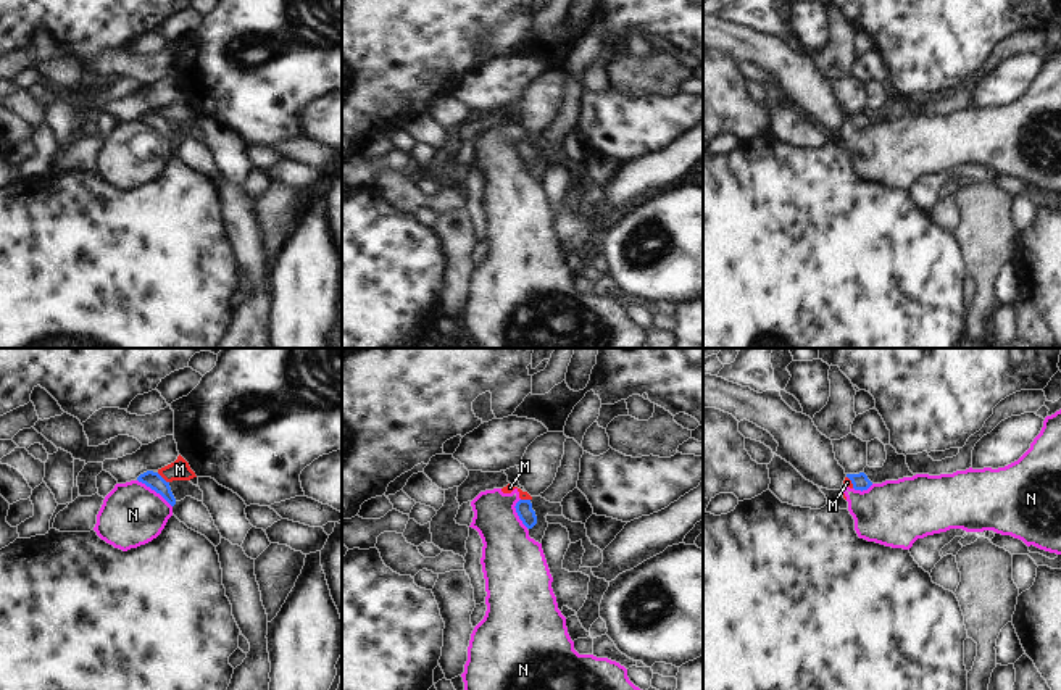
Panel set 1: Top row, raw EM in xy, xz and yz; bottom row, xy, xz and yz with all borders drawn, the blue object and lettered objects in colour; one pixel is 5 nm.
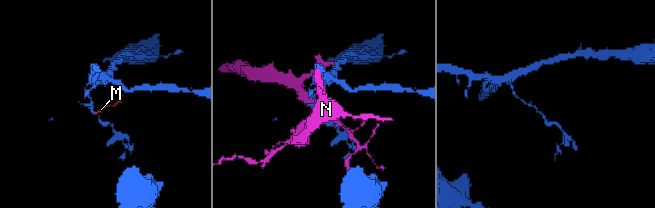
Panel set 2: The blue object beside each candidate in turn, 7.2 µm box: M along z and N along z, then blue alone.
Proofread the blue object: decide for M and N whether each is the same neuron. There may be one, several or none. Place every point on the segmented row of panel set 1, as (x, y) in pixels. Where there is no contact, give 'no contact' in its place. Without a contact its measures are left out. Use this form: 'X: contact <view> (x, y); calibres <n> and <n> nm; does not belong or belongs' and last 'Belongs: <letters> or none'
M: contact xy (162, 478); calibres 80 and 100 nm; does not belong
N: contact xy (155, 490); calibres 80 and 320 nm; does not belong
Belongs: none

